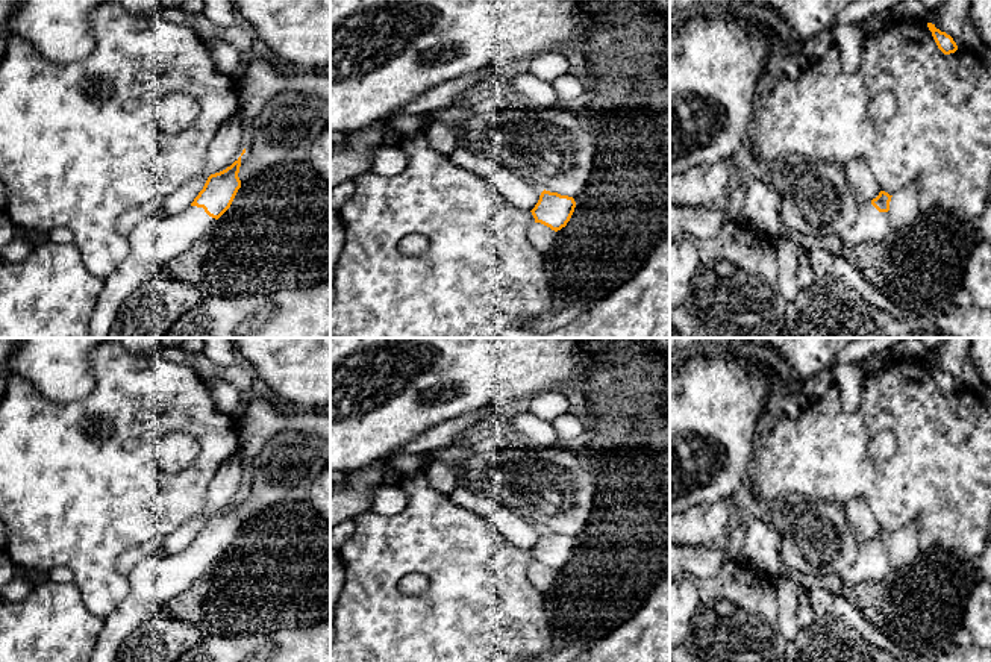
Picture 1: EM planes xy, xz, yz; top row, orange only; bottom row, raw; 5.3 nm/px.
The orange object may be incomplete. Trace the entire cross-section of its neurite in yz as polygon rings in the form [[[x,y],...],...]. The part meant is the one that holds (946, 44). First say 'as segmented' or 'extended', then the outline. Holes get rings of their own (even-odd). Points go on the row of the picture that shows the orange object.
as segmented; [[[927,23],[927,27],[932,32],[932,36],[935,39],[938,48],[944,55],[950,55],[950,53],[955,53],[958,50],[958,45],[956,45],[956,42],[953,41],[953,38],[950,35],[947,35],[946,32],[941,32],[932,23]]]

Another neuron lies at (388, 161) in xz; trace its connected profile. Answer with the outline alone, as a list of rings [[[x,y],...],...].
[[[386,142],[385,145],[374,150],[371,159],[371,171],[385,177],[402,174],[406,168],[406,156],[394,144]]]

